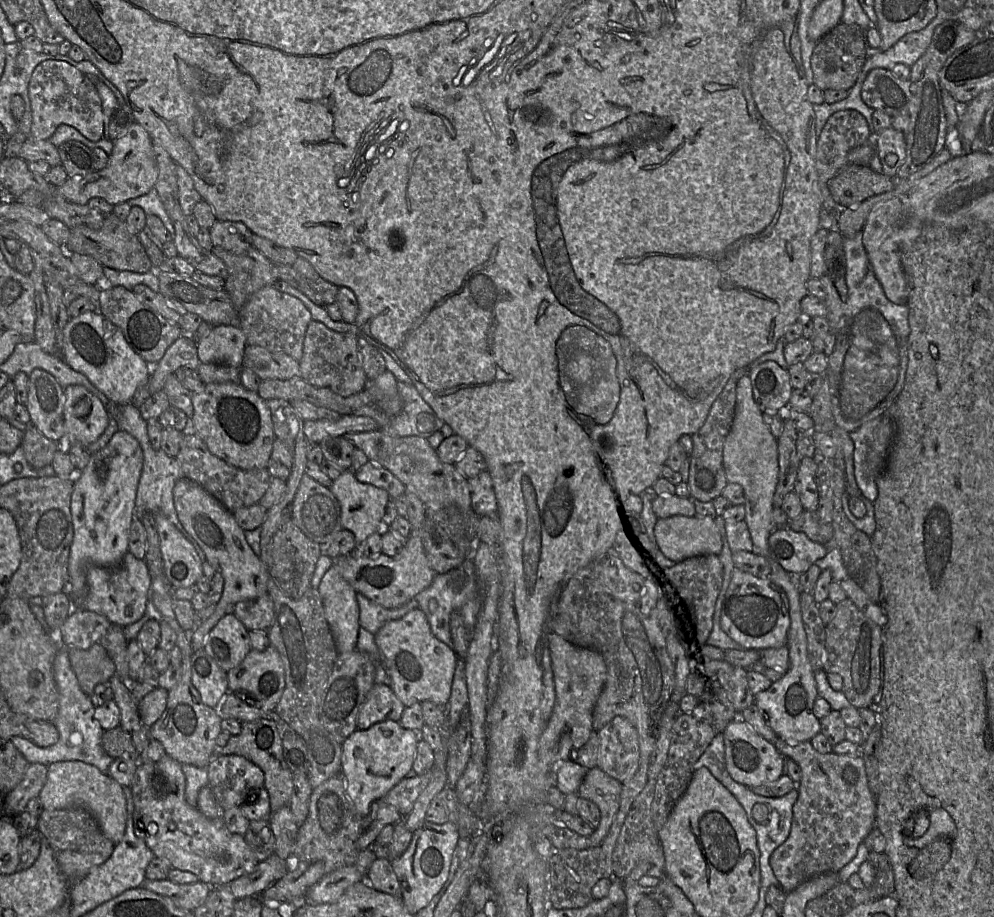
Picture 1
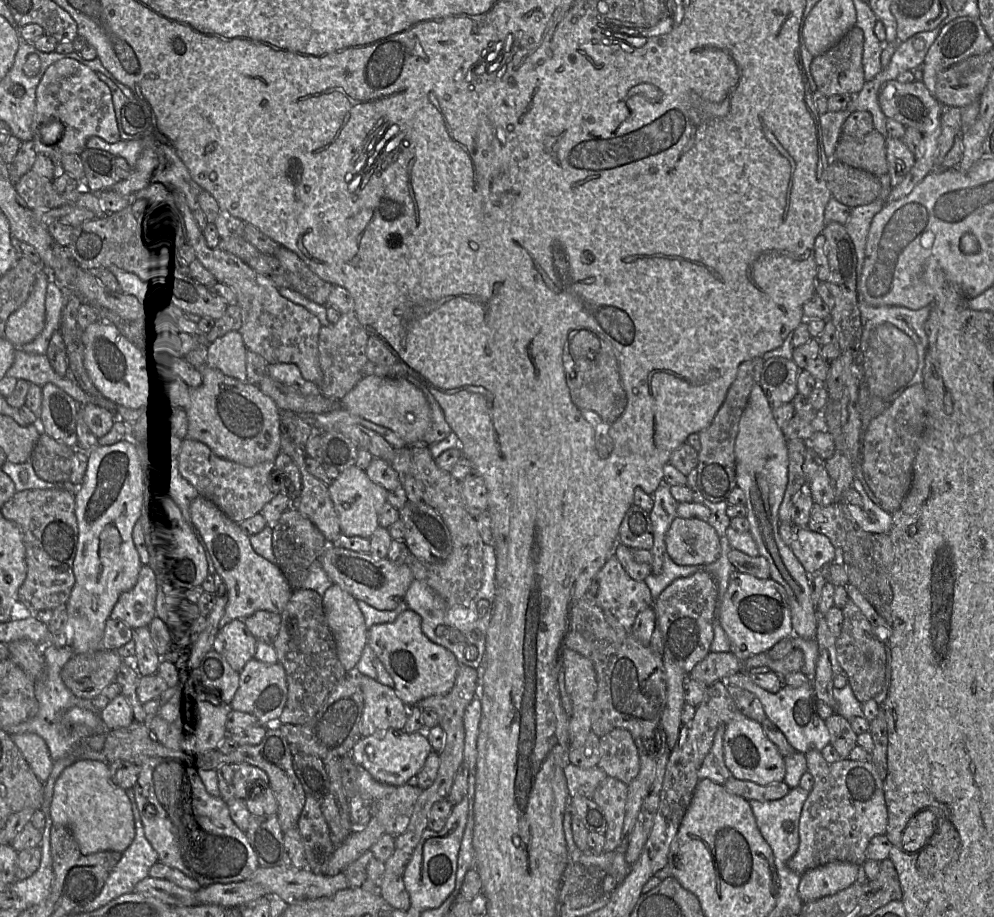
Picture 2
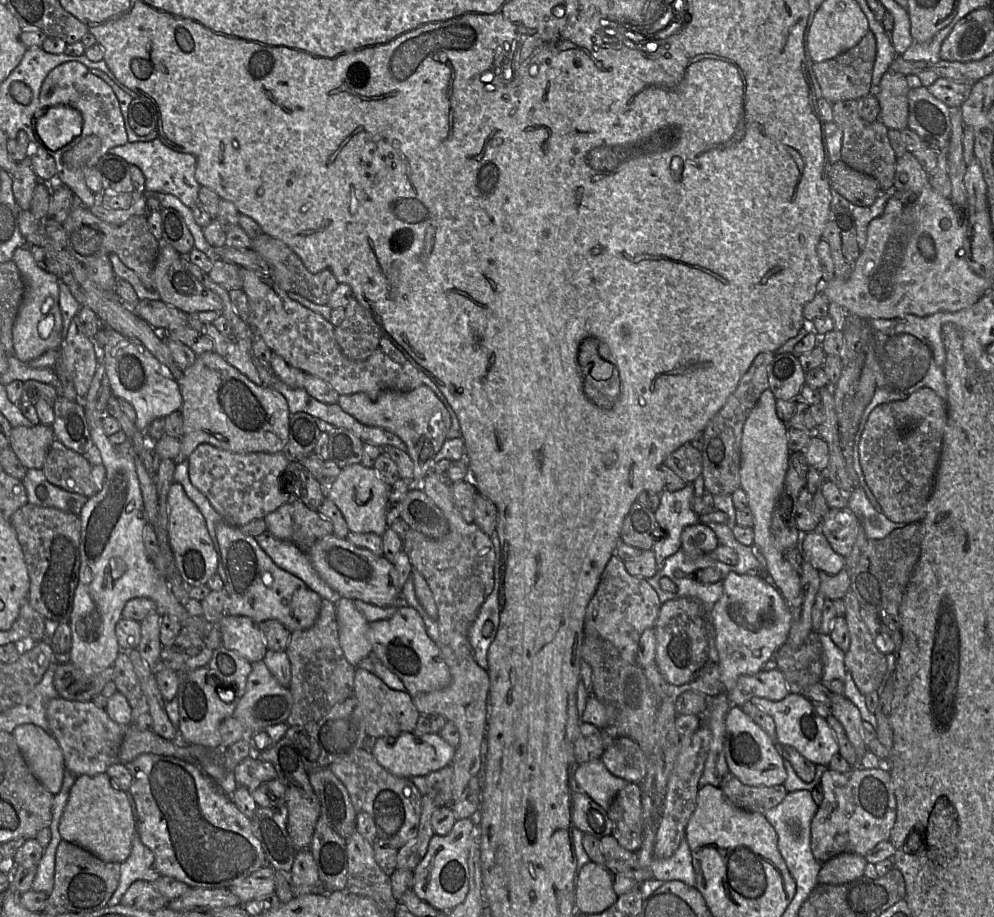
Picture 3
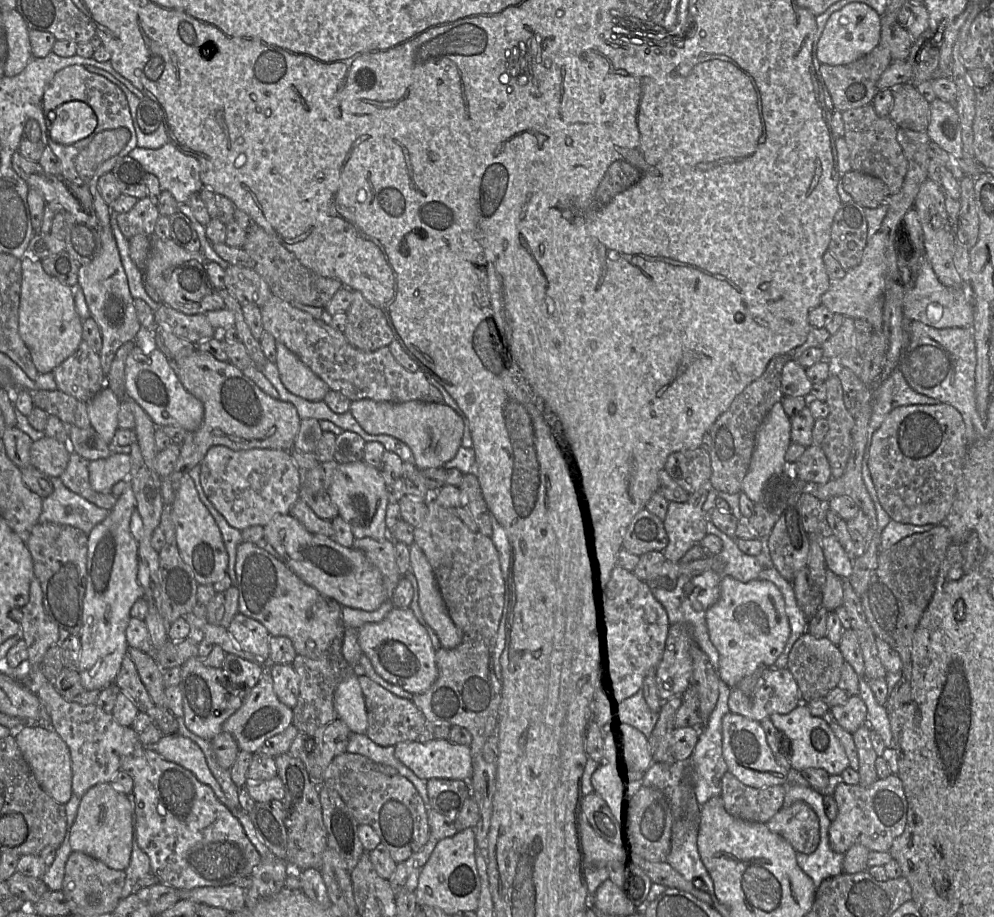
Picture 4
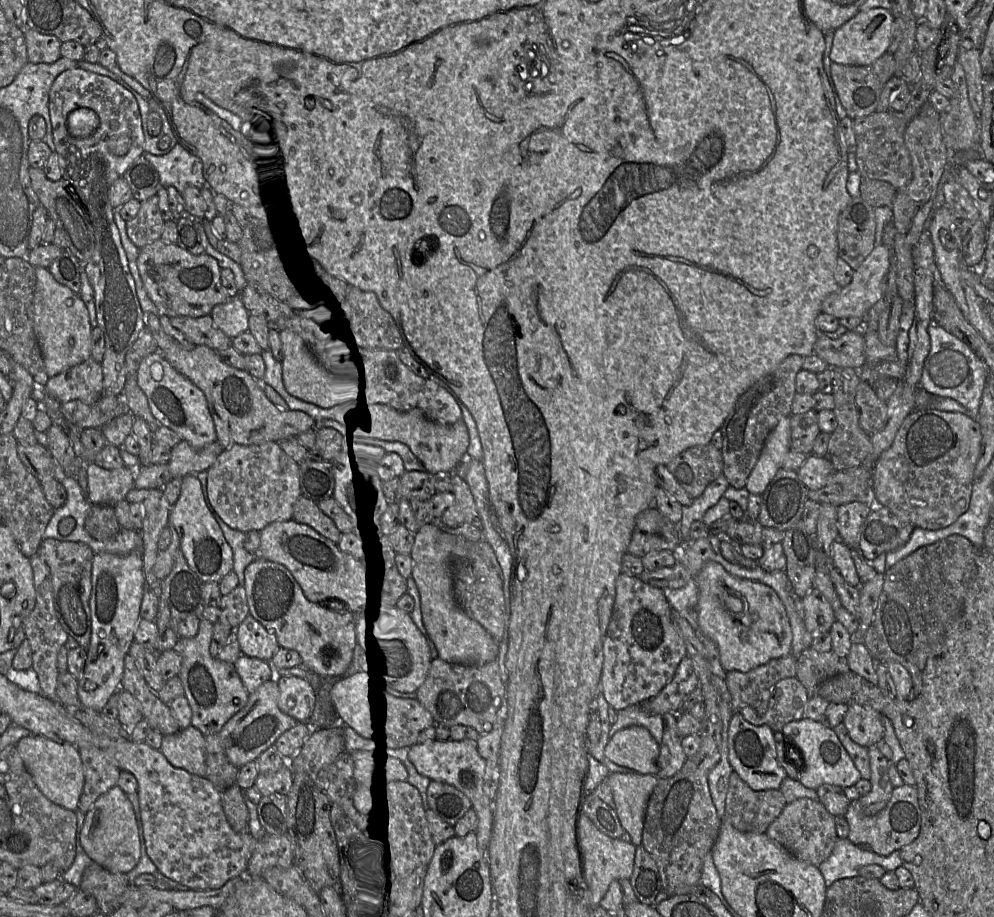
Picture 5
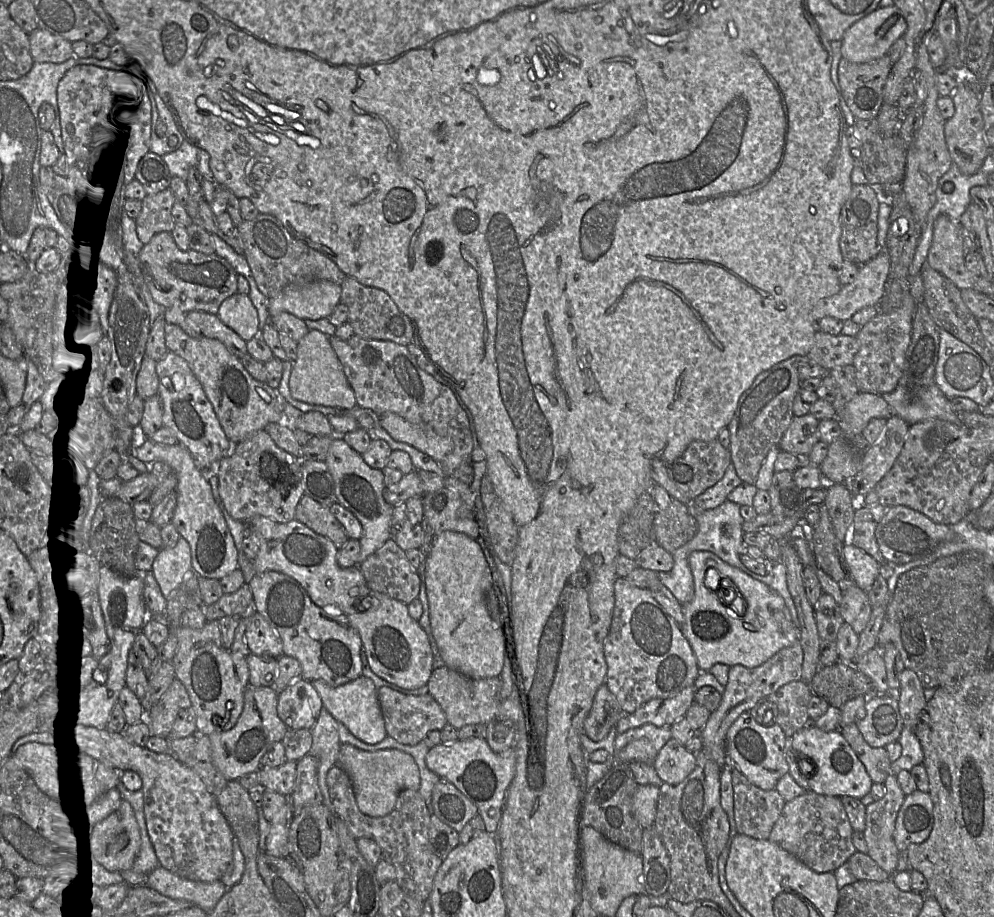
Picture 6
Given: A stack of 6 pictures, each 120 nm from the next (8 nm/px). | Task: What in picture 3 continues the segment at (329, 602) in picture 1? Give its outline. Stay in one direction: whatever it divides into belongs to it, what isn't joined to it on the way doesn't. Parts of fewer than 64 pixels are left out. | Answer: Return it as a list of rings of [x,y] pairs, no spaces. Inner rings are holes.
[[[340,597],[335,607],[340,646],[346,660],[356,667],[372,652],[368,634],[369,622],[351,599]]]

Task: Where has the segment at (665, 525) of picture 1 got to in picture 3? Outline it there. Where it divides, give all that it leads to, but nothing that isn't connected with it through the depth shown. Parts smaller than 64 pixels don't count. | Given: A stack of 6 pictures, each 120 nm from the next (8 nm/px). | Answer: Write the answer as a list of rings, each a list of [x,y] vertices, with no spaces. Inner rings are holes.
[[[705,524],[687,526],[681,533],[681,550],[688,558],[709,554],[719,545],[715,532]]]

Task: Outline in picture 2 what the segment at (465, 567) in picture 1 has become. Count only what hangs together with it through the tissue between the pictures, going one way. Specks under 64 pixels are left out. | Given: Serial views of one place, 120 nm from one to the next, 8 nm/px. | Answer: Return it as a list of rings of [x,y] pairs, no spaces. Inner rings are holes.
[[[484,544],[482,585],[477,595],[467,606],[448,605],[424,581],[419,580],[412,582],[405,595],[404,601],[409,605],[409,608],[422,617],[421,626],[424,634],[434,643],[451,651],[459,662],[459,665],[465,665],[474,669],[480,666],[485,650],[486,631],[491,620],[492,604],[495,599],[495,572],[496,556],[494,548],[492,545]],[[439,625],[447,627],[449,638],[437,635],[436,628]],[[474,630],[480,630],[480,636],[477,636]],[[470,645],[477,648],[478,654],[475,660],[467,660],[465,658],[465,650]]]

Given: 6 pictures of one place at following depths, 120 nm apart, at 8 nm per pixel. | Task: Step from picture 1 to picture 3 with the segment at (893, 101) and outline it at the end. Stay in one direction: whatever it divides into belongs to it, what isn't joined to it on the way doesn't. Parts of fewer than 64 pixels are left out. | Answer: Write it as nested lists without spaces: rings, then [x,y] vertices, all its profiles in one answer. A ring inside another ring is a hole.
[[[928,87],[912,88],[908,92],[908,128],[941,152],[947,151],[951,138],[951,111]]]

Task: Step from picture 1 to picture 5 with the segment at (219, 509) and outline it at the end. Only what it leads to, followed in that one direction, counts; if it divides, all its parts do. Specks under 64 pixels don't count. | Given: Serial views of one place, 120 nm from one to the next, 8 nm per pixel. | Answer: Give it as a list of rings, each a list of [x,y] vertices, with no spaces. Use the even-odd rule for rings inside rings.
[[[257,556],[245,569],[249,615],[277,638],[281,648],[296,651],[304,668],[321,678],[339,678],[349,669],[356,646],[354,615],[338,601],[309,601],[283,565]]]

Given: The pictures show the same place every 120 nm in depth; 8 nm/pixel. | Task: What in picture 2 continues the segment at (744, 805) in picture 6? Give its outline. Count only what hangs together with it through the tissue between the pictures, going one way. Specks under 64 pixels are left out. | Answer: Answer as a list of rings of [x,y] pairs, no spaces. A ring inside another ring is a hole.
[[[732,776],[723,786],[731,794],[742,797],[747,801],[755,800],[760,802],[779,800],[790,791],[789,786],[783,781],[761,786],[749,781],[738,780]]]

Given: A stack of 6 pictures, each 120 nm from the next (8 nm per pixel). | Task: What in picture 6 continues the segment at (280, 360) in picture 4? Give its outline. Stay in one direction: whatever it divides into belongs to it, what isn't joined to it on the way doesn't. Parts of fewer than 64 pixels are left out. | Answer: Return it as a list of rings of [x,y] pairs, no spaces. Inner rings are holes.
[[[309,330],[297,342],[297,357],[293,361],[289,377],[289,391],[292,398],[298,401],[350,410],[356,406],[355,394],[329,339],[330,336],[323,332]]]

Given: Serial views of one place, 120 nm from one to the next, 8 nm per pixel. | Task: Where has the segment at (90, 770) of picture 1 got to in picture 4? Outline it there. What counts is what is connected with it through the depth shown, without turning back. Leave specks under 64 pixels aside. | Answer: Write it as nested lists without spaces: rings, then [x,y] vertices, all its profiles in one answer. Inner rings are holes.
[[[112,783],[93,786],[80,798],[75,822],[70,829],[69,844],[73,851],[85,853],[109,868],[125,870],[132,854],[133,805]]]

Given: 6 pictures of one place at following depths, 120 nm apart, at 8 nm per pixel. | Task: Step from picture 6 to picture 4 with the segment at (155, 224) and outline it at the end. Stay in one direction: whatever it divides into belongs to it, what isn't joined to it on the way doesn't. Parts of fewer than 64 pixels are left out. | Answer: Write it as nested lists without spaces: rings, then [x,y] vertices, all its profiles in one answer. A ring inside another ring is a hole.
[[[147,196],[138,199],[128,212],[118,213],[116,221],[121,232],[128,240],[140,234],[153,236],[155,224],[160,215],[156,200]]]

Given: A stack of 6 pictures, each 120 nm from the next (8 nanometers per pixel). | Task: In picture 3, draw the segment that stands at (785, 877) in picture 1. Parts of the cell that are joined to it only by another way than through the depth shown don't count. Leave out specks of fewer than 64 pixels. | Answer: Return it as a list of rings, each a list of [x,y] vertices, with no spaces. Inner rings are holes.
[[[881,763],[876,769],[852,767],[845,773],[828,768],[819,785],[824,797],[811,821],[810,838],[811,851],[818,862],[825,863],[844,853],[865,856],[878,843],[889,840],[896,819],[896,801],[885,765]]]

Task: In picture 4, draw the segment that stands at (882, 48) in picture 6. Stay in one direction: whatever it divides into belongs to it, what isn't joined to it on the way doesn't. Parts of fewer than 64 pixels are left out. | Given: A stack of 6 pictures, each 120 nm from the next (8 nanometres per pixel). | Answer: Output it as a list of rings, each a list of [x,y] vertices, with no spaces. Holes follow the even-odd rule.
[[[851,2],[832,13],[817,44],[816,56],[821,64],[845,65],[871,52],[881,42],[881,15],[861,2]]]

